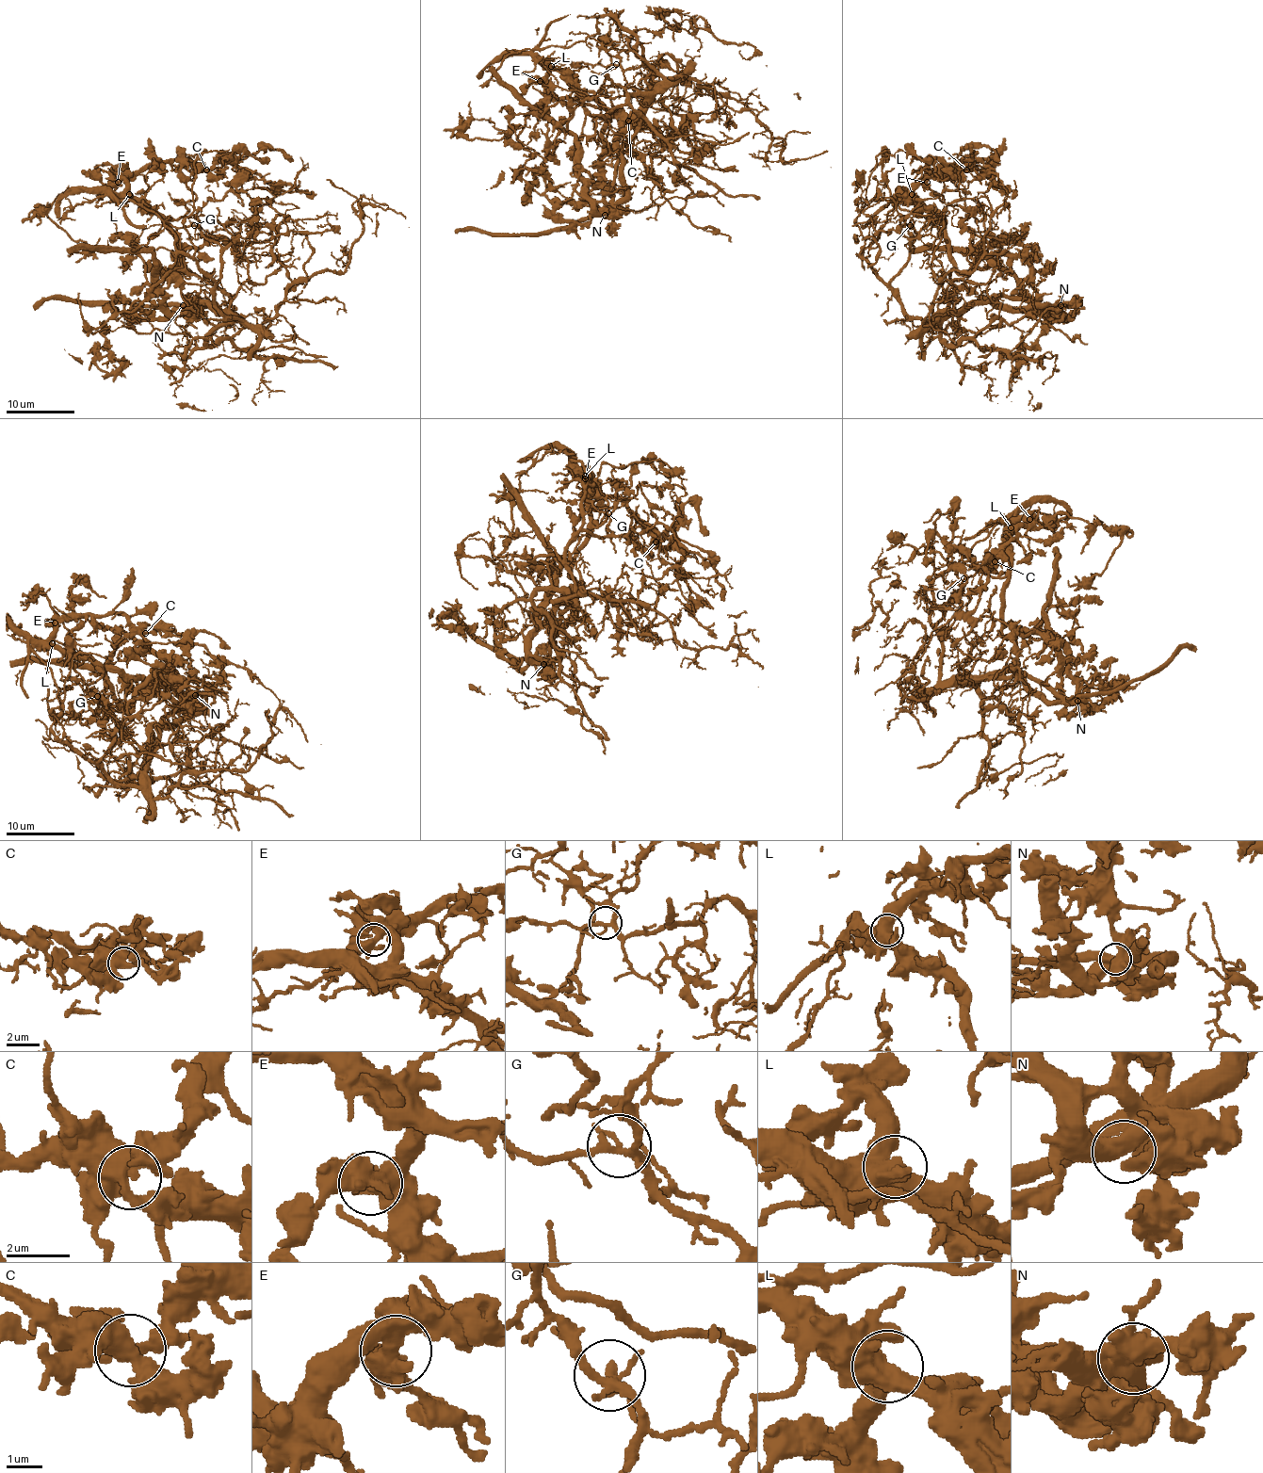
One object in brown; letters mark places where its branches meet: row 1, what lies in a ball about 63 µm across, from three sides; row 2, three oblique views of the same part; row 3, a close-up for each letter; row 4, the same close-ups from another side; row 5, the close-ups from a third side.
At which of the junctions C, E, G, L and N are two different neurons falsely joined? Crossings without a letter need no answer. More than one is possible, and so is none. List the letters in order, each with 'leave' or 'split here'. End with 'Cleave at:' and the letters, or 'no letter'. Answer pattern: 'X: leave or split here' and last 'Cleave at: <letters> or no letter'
C: leave
E: leave
G: leave
L: leave
N: leave
Cleave at: no letter

